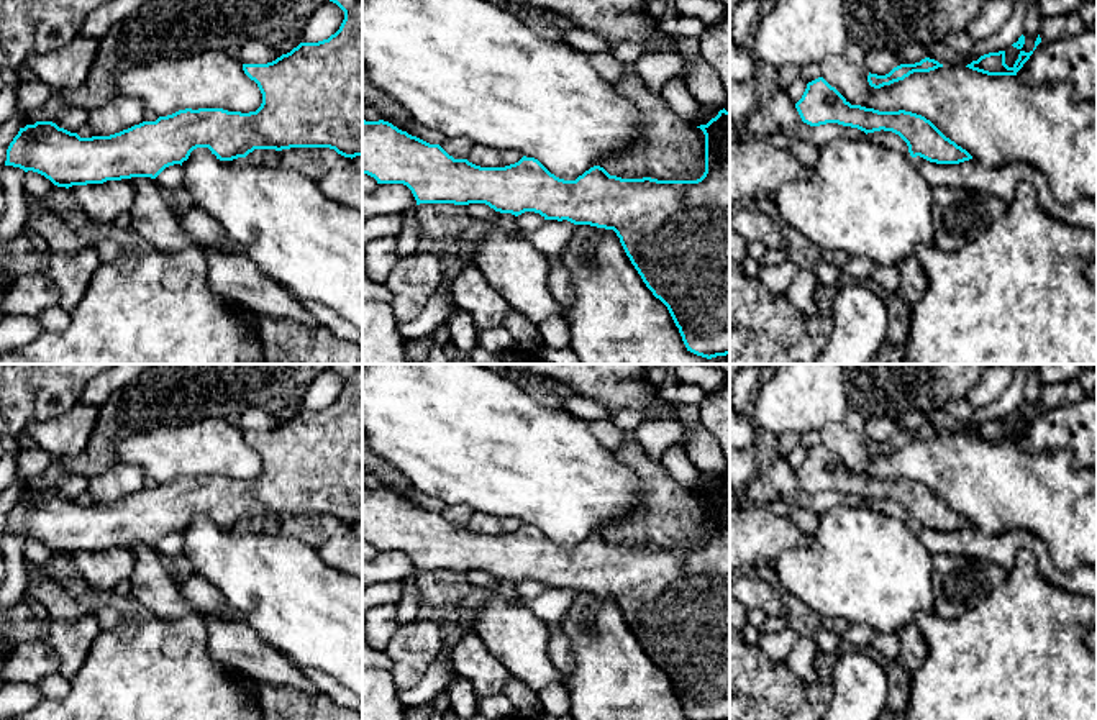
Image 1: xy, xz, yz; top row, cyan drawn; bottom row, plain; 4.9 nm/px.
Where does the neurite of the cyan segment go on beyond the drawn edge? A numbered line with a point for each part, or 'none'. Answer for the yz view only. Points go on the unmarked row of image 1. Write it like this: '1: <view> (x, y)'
none

